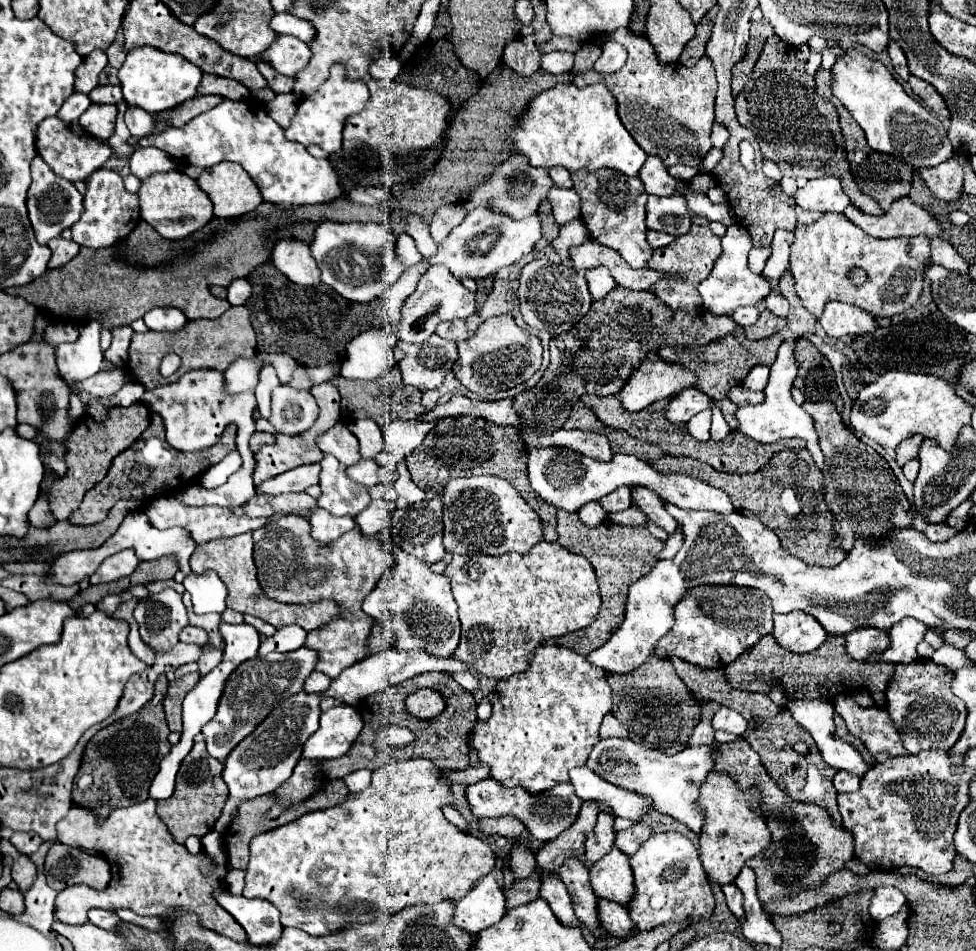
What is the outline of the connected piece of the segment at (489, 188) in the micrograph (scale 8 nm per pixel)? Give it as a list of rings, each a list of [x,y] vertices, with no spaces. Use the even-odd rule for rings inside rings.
[[[522,155],[508,157],[492,173],[492,177],[484,185],[478,185],[478,187],[474,187],[468,193],[468,197],[464,201],[464,209],[466,211],[472,211],[476,207],[490,207],[492,211],[504,213],[510,219],[524,219],[524,217],[530,217],[530,215],[536,213],[540,201],[546,197],[548,189],[552,187],[552,179],[548,177],[548,171],[546,169],[542,169],[542,167],[530,167],[530,165],[518,165],[514,159],[522,159]],[[516,171],[520,175],[514,175]]]

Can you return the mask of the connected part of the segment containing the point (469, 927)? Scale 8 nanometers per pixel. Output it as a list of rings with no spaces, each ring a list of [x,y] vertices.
[[[486,875],[464,899],[454,903],[454,925],[468,933],[480,933],[498,923],[504,913],[504,893],[496,883],[496,877]]]

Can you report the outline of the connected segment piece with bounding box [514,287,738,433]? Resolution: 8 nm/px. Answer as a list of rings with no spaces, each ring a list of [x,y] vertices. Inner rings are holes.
[[[614,287],[612,293],[604,301],[594,301],[592,309],[580,319],[580,323],[564,333],[558,335],[550,341],[550,365],[544,371],[542,379],[528,391],[522,391],[520,395],[514,397],[516,409],[520,409],[520,415],[524,421],[532,421],[540,433],[552,433],[552,429],[560,429],[564,421],[568,419],[572,405],[584,395],[584,393],[594,393],[594,395],[616,395],[624,387],[624,383],[630,379],[630,375],[640,367],[644,357],[650,351],[658,351],[662,345],[670,347],[690,347],[690,345],[708,345],[714,341],[724,339],[726,335],[736,331],[736,323],[728,315],[712,315],[708,309],[700,307],[694,311],[678,311],[672,313],[664,303],[654,297],[650,291],[630,291],[630,289],[620,289]]]

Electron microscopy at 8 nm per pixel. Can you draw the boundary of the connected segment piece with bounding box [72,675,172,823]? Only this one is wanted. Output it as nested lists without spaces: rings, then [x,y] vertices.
[[[160,675],[154,685],[154,697],[140,709],[140,713],[134,713],[124,723],[114,723],[102,731],[98,731],[84,747],[82,765],[78,771],[78,777],[84,773],[90,773],[94,777],[94,783],[86,791],[72,791],[72,803],[90,809],[96,813],[98,821],[102,823],[112,809],[130,807],[132,803],[142,803],[148,799],[148,789],[154,775],[158,773],[158,763],[162,757],[170,753],[168,743],[168,725],[164,719],[162,699],[166,695],[168,681],[166,675]]]

